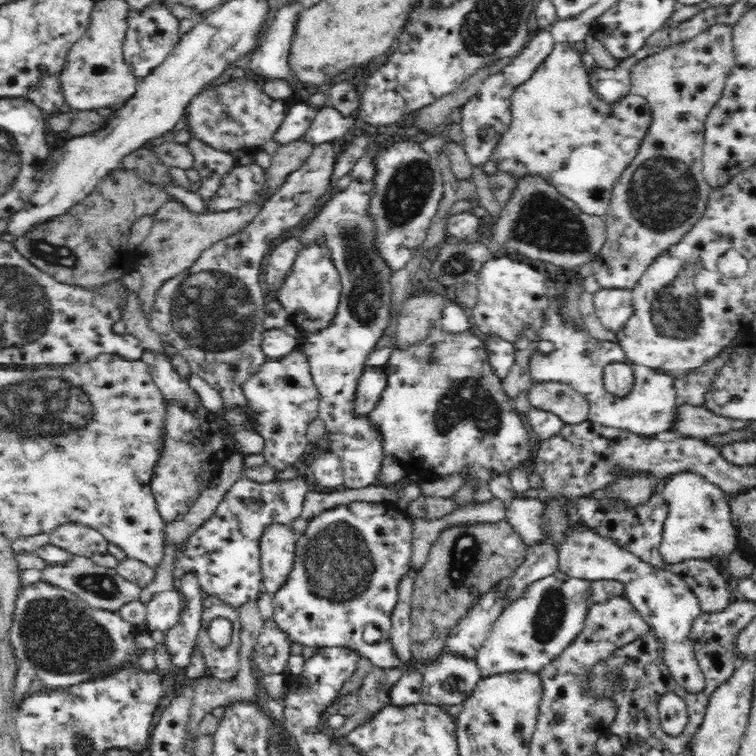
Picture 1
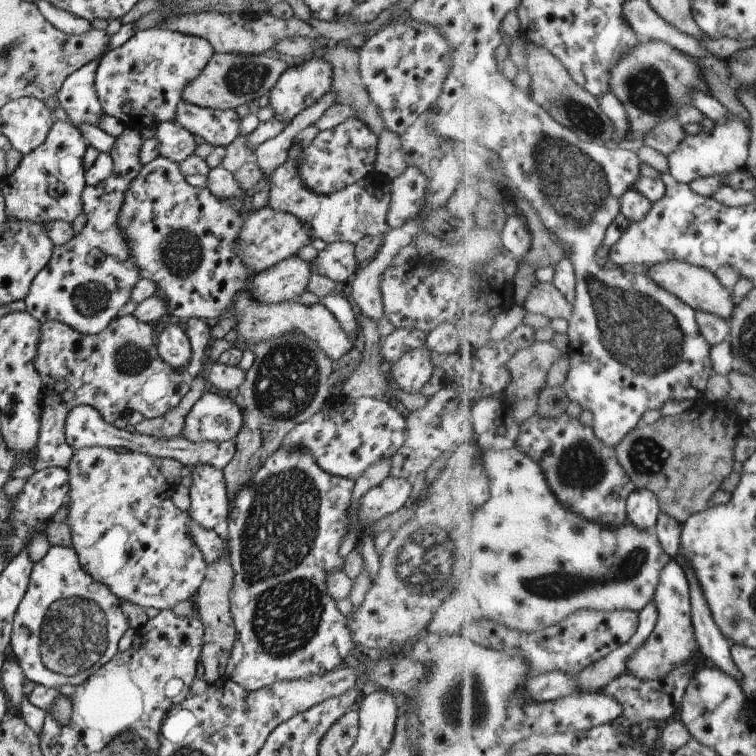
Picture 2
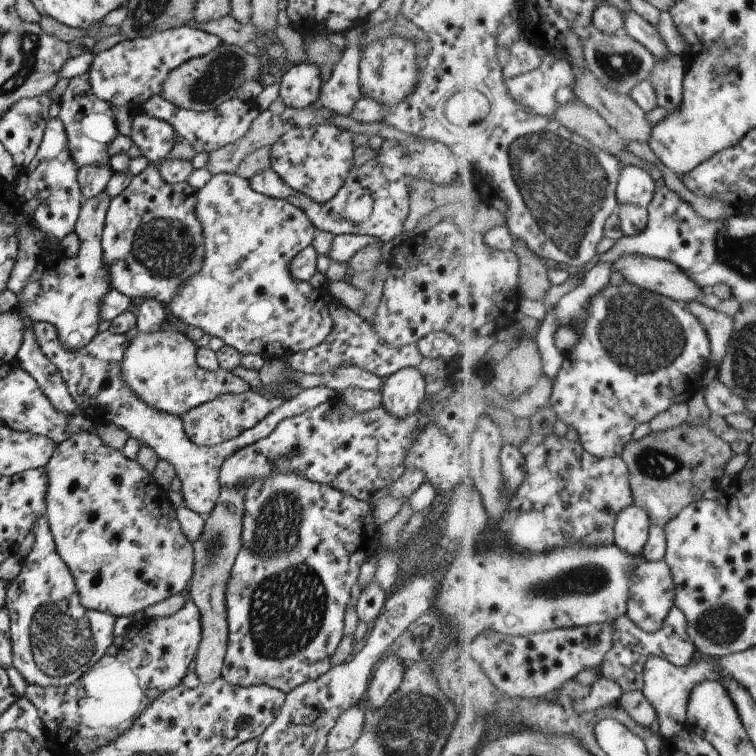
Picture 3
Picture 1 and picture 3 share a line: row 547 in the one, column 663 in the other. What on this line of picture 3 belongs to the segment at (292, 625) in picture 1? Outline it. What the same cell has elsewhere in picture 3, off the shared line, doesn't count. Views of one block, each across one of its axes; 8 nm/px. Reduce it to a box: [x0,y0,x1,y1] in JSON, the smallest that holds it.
[550,281,712,458]

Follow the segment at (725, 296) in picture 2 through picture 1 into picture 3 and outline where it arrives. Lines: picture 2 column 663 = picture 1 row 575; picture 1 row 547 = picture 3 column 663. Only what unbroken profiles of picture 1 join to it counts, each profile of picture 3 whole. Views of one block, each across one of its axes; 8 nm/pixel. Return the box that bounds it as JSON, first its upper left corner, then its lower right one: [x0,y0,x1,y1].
[613,256,705,304]

